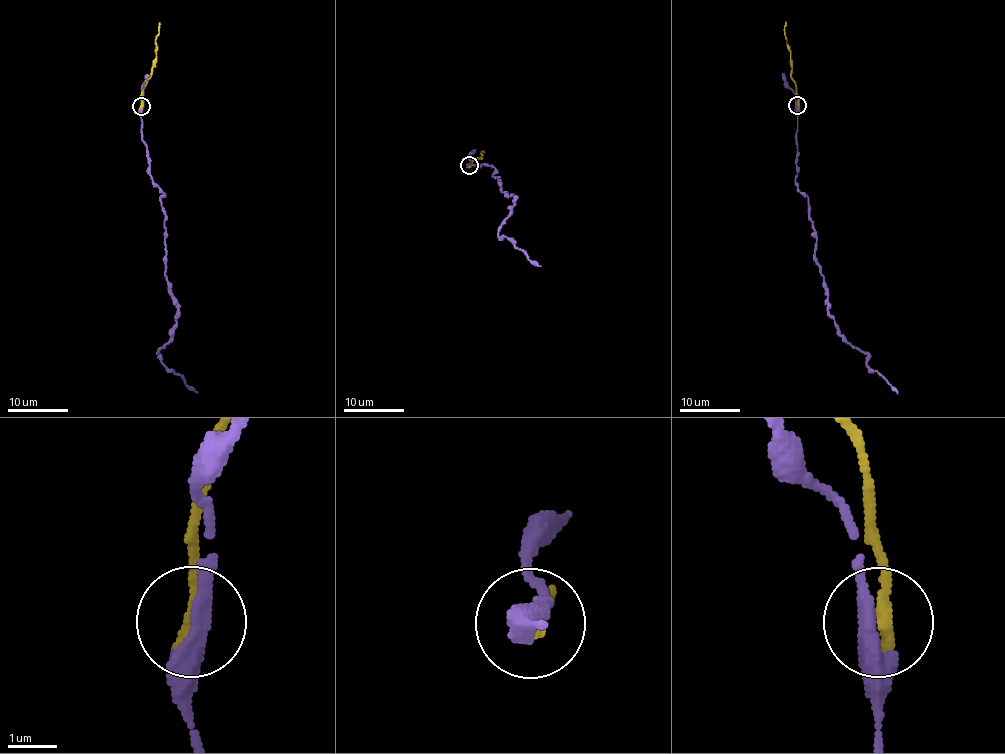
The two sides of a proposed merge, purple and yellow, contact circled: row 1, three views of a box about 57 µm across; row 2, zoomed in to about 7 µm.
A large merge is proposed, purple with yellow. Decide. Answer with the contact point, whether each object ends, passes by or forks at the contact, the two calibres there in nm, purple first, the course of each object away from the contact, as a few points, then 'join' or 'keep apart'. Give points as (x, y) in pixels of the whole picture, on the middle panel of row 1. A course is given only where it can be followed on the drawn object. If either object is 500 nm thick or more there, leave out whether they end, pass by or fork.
(469, 165) | purple passes by | yellow ends | 340/360 nm | purple via (470, 165), (488, 164), (495, 169), (493, 176), (501, 191), (515, 197), (498, 235), (540, 265) | yellow via (469, 165), (482, 157), (483, 152) | keep apart

